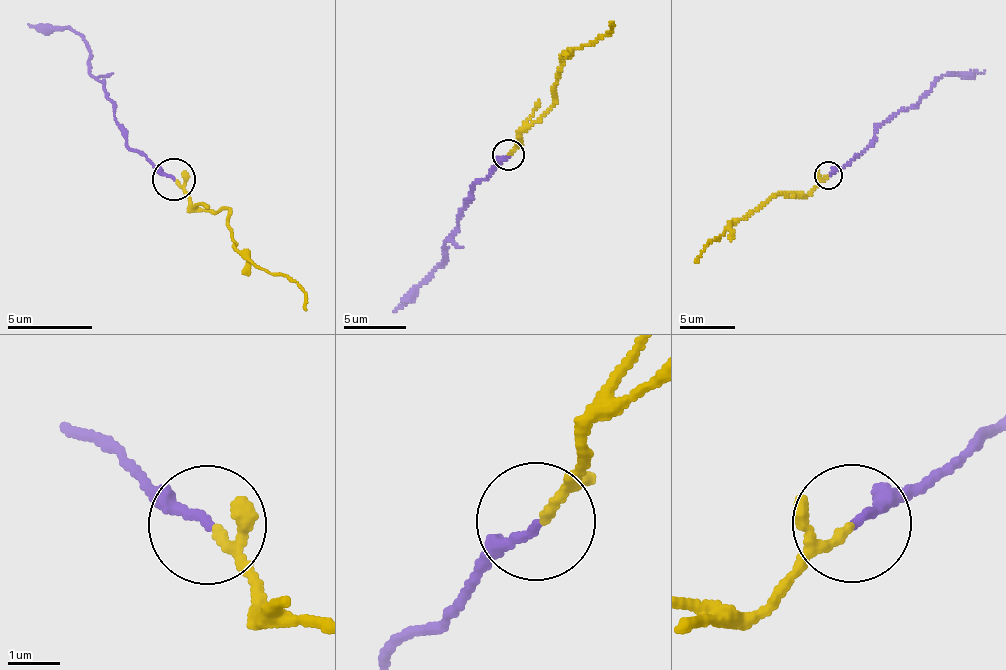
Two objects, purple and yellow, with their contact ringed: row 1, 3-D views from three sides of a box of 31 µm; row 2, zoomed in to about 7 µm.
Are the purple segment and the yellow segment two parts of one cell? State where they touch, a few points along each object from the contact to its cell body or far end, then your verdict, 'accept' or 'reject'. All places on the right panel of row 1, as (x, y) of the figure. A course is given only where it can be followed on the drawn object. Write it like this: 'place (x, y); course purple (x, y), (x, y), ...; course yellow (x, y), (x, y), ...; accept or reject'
place (828, 175); course purple (827, 176), (865, 149), (877, 130), (917, 102), (938, 78), (984, 70); course yellow (827, 176), (805, 195), (775, 197), (738, 219), (711, 240), (695, 262); accept

